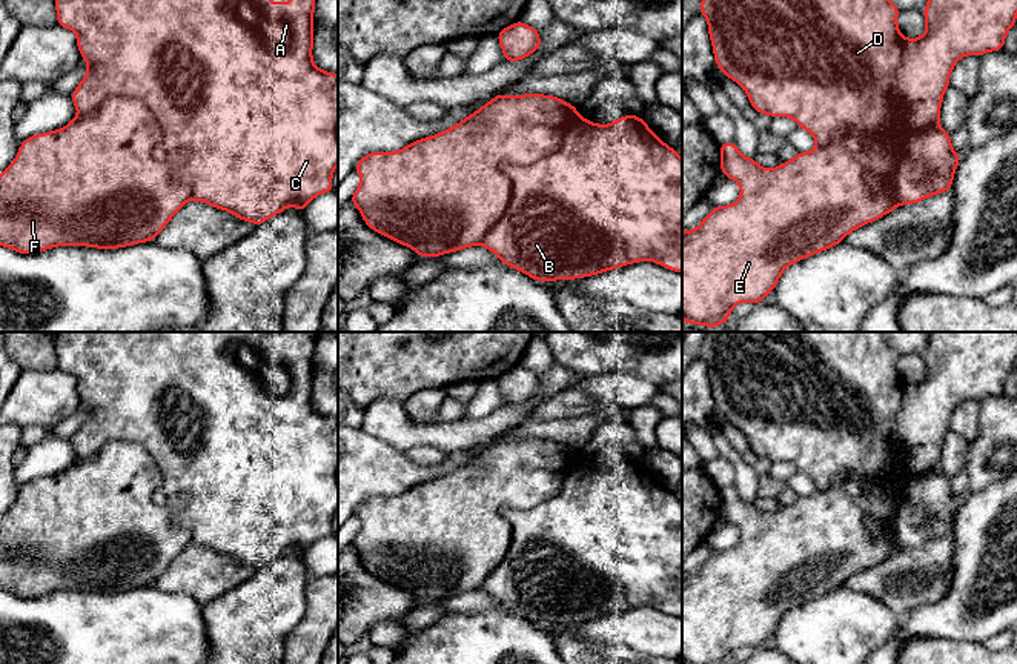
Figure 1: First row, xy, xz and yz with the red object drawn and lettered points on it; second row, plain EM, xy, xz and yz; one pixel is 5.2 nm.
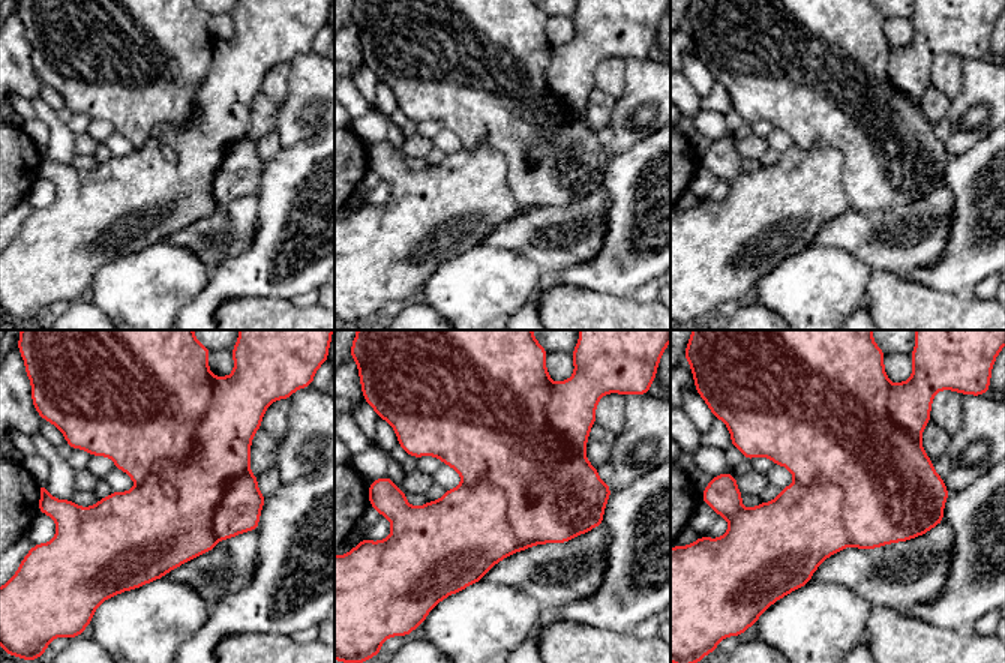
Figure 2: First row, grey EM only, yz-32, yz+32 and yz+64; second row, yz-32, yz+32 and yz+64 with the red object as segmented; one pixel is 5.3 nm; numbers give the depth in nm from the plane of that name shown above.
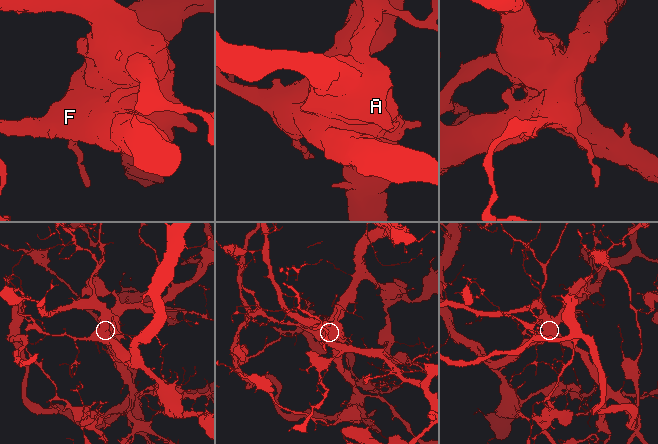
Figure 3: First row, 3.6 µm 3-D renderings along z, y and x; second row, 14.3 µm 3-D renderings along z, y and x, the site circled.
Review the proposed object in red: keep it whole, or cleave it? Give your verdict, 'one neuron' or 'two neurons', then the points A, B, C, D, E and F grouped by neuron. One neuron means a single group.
two neurons | A B C D / E F

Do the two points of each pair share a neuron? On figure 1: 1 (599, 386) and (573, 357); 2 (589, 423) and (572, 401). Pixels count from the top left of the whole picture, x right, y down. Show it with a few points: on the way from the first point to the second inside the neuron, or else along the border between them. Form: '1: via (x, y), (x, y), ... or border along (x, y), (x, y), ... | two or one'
1: border along (626, 371), (586, 377) | two
2: border along (598, 405), (592, 414), (549, 421) | two

